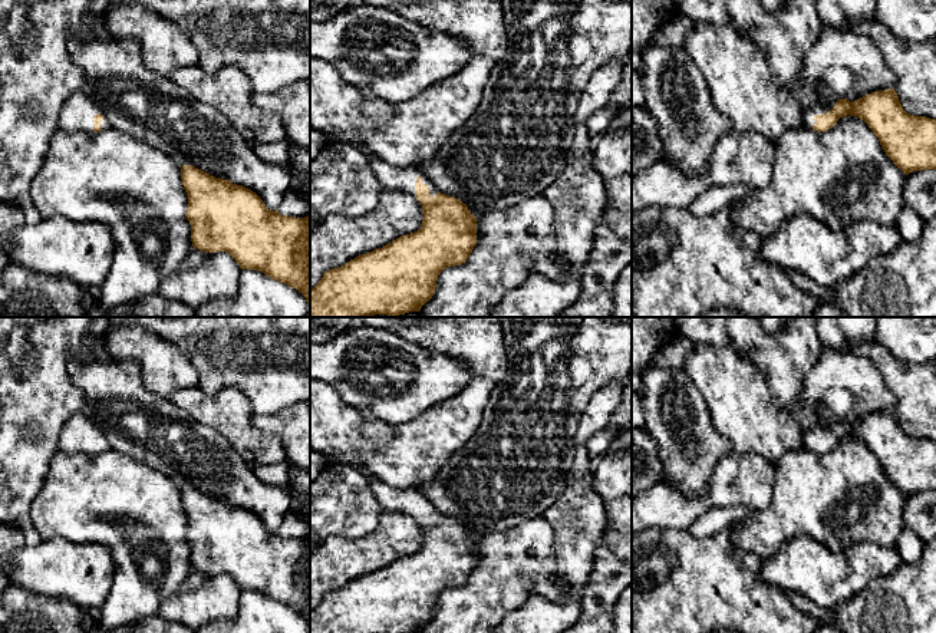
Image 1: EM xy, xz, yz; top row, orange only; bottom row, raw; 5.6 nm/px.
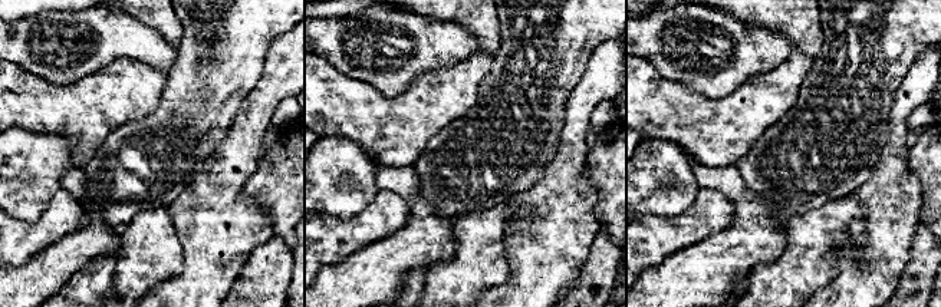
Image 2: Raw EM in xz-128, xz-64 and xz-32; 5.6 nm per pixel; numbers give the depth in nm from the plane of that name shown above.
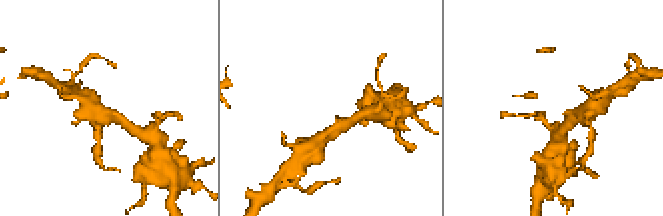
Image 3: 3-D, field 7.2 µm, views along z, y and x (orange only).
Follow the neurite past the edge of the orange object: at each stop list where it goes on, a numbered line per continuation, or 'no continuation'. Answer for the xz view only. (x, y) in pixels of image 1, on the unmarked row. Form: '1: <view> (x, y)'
1: xz (395, 501)

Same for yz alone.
1: yz (808, 437)

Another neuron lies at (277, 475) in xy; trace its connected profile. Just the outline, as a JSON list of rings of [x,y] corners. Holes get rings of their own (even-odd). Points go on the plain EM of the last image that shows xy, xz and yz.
[[[287,462],[254,468],[254,474],[261,482],[268,485],[287,488],[290,484]]]

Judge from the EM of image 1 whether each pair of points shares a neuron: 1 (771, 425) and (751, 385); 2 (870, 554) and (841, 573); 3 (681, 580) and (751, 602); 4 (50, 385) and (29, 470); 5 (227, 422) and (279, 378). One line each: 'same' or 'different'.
1: same
2: same
3: same
4: same
5: different

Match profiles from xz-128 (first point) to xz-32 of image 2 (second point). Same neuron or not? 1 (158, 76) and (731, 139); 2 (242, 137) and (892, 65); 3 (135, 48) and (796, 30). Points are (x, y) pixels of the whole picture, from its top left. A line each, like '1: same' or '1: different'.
1: same
2: different
3: different

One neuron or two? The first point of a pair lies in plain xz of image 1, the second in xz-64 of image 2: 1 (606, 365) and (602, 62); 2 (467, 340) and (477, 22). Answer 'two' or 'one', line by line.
1: two
2: one

